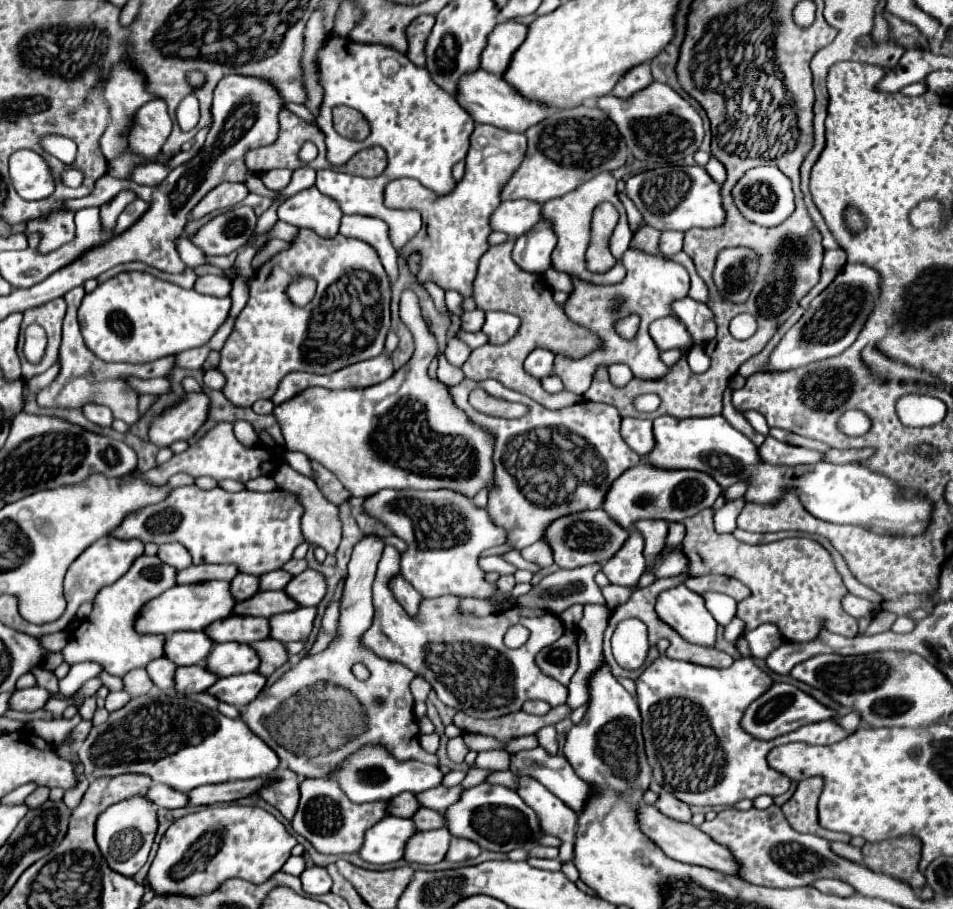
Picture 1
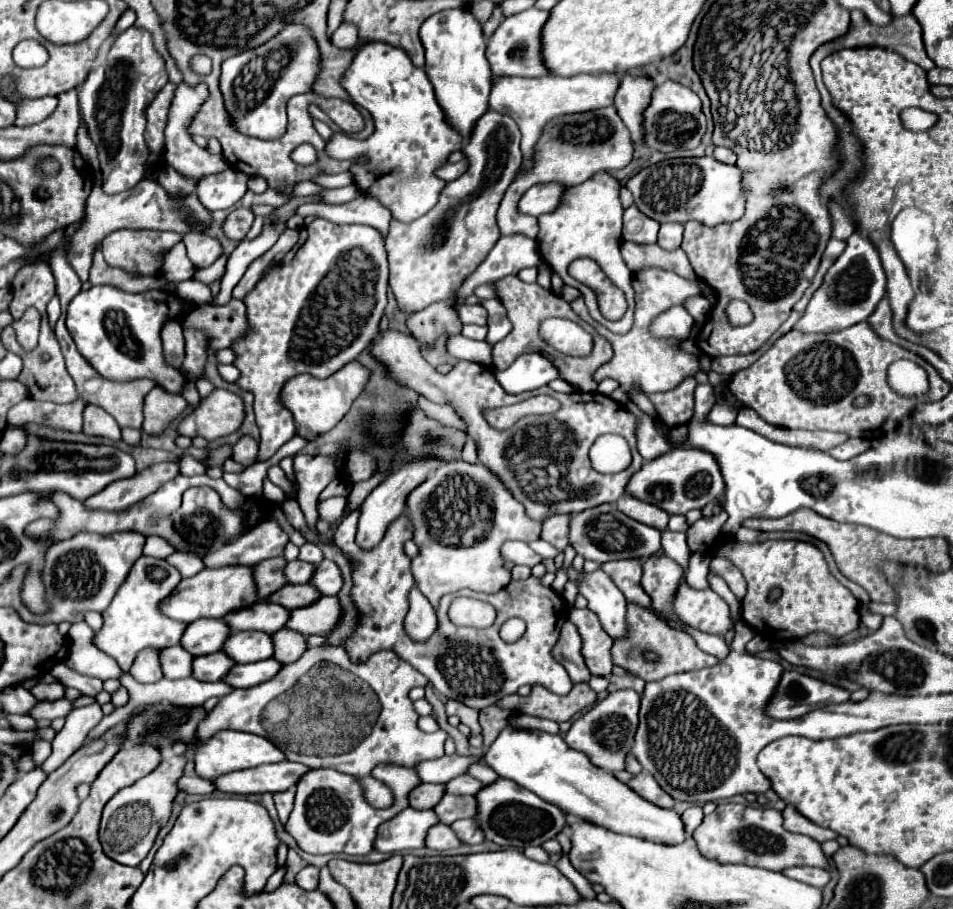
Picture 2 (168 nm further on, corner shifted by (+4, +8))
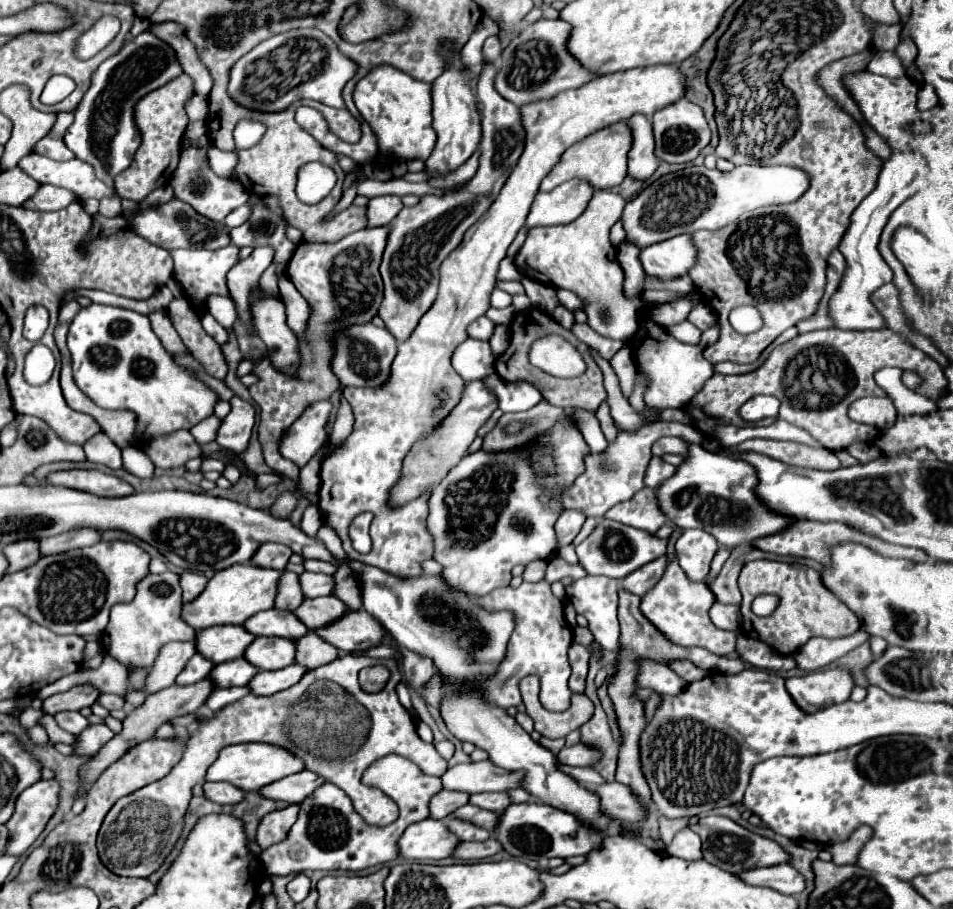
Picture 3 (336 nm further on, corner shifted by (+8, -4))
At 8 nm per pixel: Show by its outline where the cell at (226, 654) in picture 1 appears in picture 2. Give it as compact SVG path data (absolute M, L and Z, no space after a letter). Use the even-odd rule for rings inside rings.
M233 631L223 651L237 663L255 663L273 657L273 637L263 631Z

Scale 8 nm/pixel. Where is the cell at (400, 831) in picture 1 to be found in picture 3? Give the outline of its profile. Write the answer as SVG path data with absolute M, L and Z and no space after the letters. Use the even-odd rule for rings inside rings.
M423 819L403 831L399 839L401 859L445 859L453 853L459 839L447 829L445 821Z

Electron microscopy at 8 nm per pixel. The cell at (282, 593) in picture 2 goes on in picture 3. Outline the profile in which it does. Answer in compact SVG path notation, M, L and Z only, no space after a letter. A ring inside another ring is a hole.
M319 597L319 599L305 599L293 613L301 619L309 629L319 629L343 615L347 607L335 597Z

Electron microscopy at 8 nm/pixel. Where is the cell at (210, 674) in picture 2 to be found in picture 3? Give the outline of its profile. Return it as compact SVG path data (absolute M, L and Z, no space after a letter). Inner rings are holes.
M233 659L215 665L211 669L211 675L207 675L207 679L215 679L215 689L217 687L229 689L229 687L247 685L255 673L257 669L251 667L251 663L247 663L245 659Z

